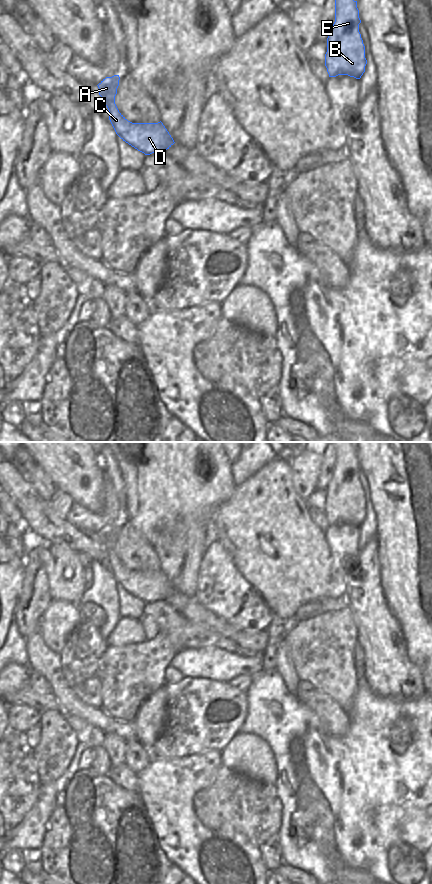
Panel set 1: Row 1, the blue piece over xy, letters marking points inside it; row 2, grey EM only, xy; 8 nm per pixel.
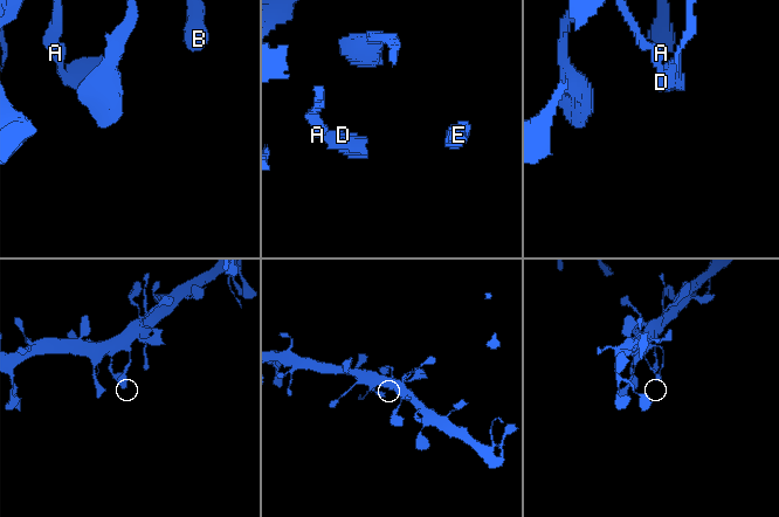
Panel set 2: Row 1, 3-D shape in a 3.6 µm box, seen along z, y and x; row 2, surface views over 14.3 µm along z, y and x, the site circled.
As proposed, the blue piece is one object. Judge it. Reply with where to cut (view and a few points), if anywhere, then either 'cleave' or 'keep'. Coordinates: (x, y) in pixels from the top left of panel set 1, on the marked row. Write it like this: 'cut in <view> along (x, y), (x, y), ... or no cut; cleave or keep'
no cut; keep

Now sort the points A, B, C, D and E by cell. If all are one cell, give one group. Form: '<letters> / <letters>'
A B C D E

